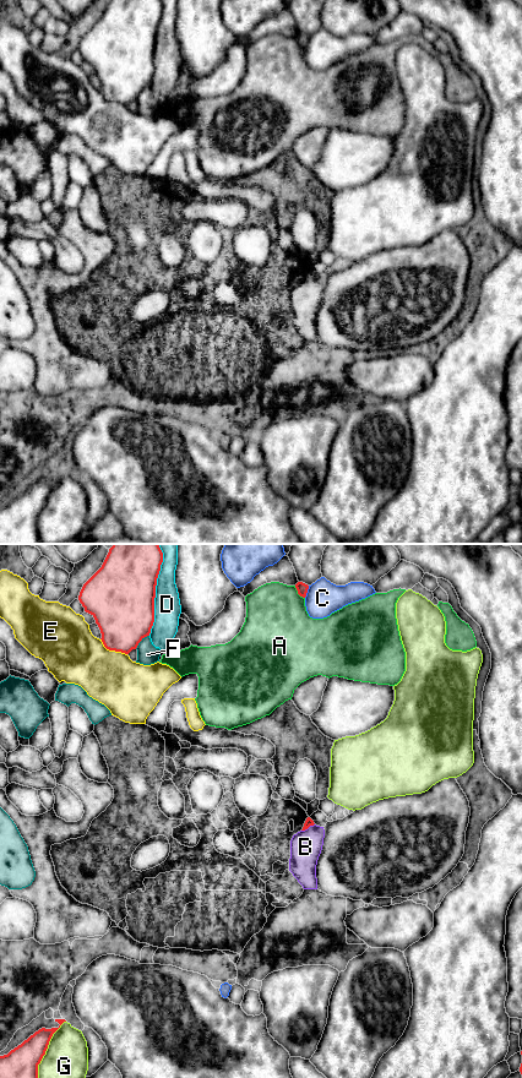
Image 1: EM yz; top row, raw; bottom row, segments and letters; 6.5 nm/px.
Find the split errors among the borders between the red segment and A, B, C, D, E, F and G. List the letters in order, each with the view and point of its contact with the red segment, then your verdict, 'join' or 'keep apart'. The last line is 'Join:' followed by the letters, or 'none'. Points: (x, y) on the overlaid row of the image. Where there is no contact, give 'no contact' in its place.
A: yz (298, 593) | keep apart
B: yz (308, 827) | keep apart
C: yz (306, 592) | keep apart
D: yz (155, 589) | keep apart
E: yz (112, 649) | keep apart
F: yz (141, 640) | keep apart
G: yz (47, 1047) | keep apart
Join: none

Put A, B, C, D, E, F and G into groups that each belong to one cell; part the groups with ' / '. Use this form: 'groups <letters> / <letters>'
groups A / B / C / D / E / F / G

